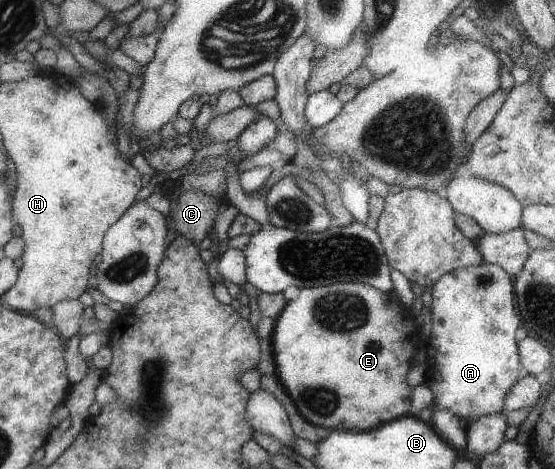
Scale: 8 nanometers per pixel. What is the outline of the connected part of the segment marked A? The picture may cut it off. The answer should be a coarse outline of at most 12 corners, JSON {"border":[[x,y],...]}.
{"border":[[483,261],[430,288],[423,383],[468,424],[527,374],[516,287]]}

